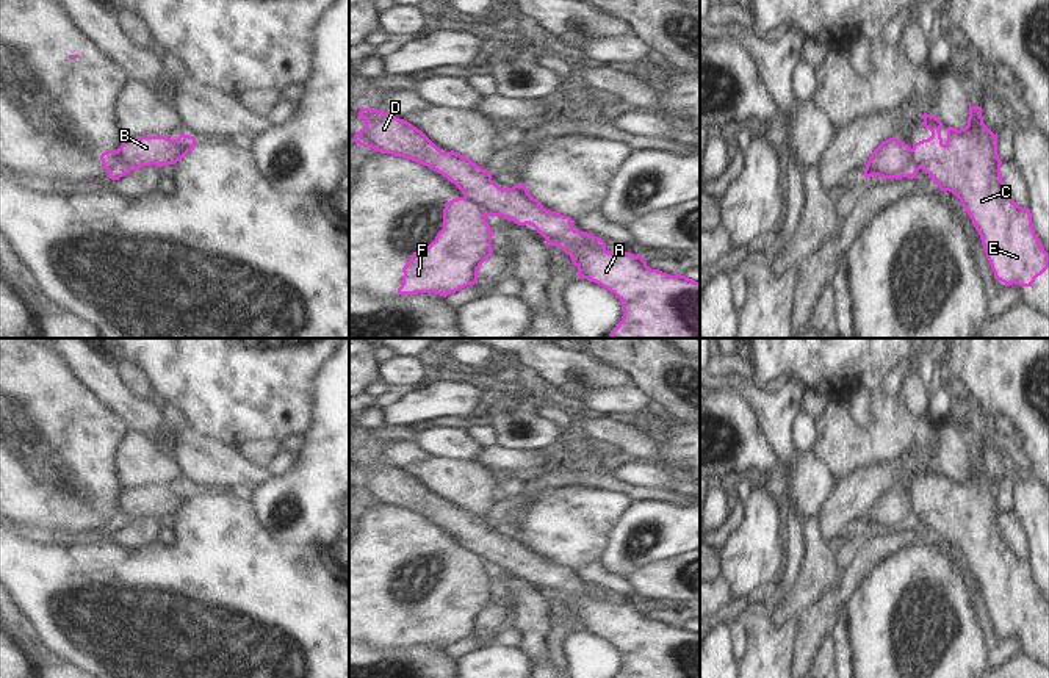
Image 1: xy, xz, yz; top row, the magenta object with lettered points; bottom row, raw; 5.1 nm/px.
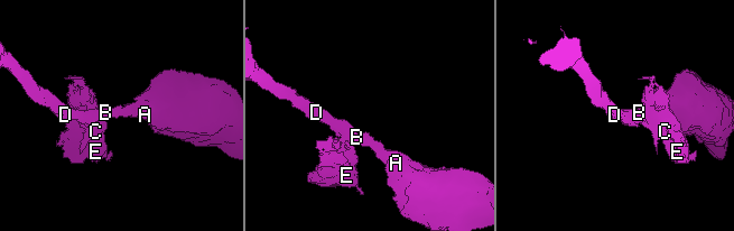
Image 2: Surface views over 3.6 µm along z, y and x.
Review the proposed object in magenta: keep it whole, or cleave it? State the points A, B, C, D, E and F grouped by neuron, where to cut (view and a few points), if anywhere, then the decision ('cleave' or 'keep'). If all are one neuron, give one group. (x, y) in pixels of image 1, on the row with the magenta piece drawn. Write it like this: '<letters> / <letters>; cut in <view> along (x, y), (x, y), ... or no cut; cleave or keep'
A B D / C E F; cut in yz along (910, 149), (912, 158), (919, 168); cleave

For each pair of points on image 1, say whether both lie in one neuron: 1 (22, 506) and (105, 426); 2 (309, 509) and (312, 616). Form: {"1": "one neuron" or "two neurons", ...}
{"1": "one neuron", "2": "two neurons"}

